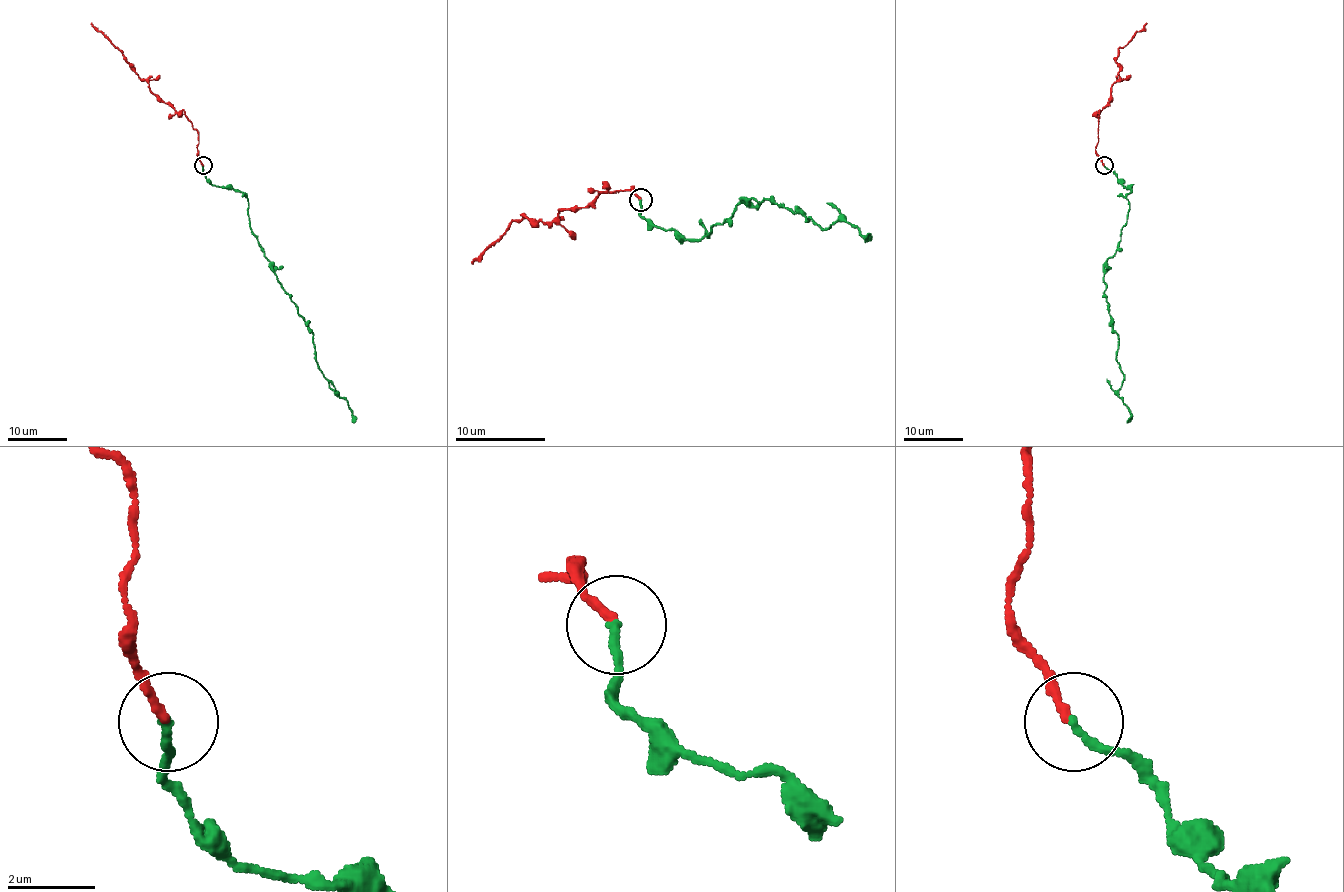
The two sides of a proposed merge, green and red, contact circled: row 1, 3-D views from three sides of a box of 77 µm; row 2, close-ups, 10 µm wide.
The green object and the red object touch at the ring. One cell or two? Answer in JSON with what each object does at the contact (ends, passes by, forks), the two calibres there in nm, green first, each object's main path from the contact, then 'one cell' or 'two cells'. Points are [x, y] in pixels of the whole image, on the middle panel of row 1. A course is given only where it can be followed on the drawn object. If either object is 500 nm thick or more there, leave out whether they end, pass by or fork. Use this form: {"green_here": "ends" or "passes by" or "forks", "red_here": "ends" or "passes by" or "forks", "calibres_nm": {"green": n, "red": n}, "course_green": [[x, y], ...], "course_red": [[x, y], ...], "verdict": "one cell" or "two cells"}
{"green_here": "ends", "red_here": "ends", "calibres_nm": {"green": 200, "red": 190}, "course_green": [[641, 200], [657, 227], [686, 238], [709, 236], [752, 198], [799, 211], [821, 229], [839, 220], [869, 234]], "course_red": [[641, 198], [632, 186], [634, 191], [610, 189], [580, 207], [560, 211], [549, 223], [513, 220], [472, 263]], "verdict": "one cell"}

